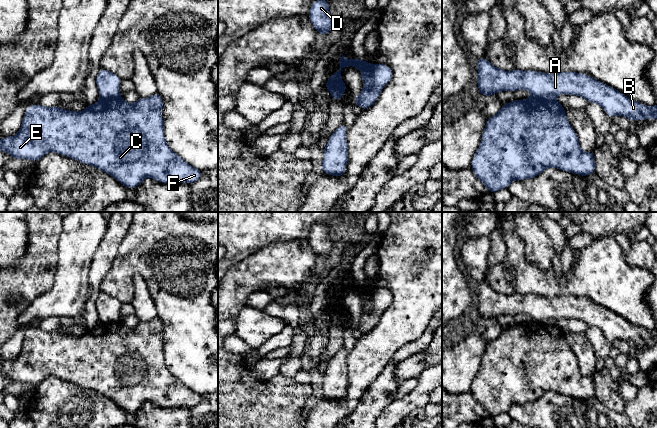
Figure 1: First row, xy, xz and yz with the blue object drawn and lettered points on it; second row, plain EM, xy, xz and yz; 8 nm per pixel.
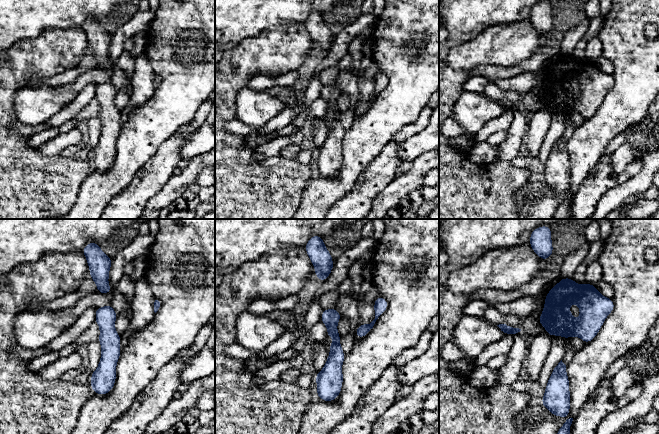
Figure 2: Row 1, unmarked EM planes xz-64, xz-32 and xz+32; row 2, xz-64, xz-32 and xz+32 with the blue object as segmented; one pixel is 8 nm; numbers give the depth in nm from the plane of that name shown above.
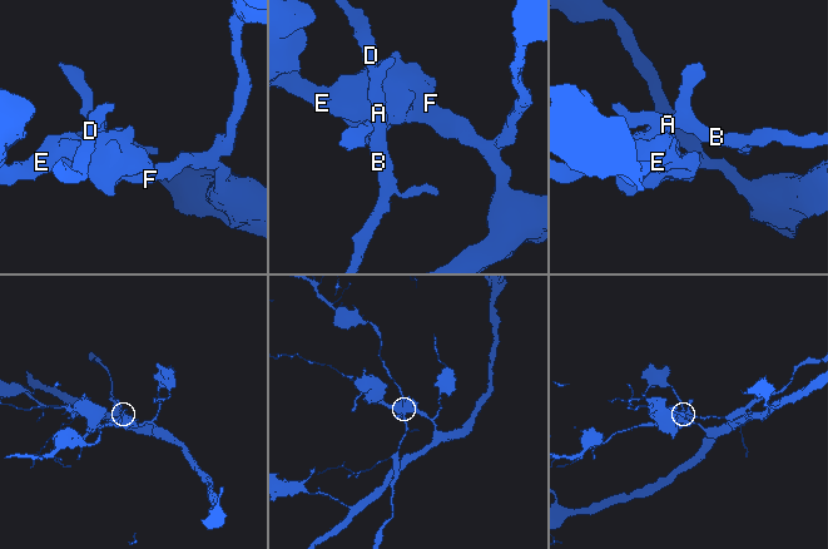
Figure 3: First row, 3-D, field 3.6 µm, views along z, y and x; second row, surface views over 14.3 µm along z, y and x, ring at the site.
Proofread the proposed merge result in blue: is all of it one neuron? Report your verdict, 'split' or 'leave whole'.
split

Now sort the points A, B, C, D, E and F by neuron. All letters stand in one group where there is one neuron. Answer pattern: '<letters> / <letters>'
A B D / C E F

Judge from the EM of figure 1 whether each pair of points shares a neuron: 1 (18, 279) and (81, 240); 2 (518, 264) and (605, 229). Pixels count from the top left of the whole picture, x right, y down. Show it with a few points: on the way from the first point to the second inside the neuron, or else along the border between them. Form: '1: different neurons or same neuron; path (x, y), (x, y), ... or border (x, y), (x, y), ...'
1: different neurons; border (61, 232), (58, 243), (58, 262), (54, 278)
2: different neurons; border (609, 236), (594, 239)

